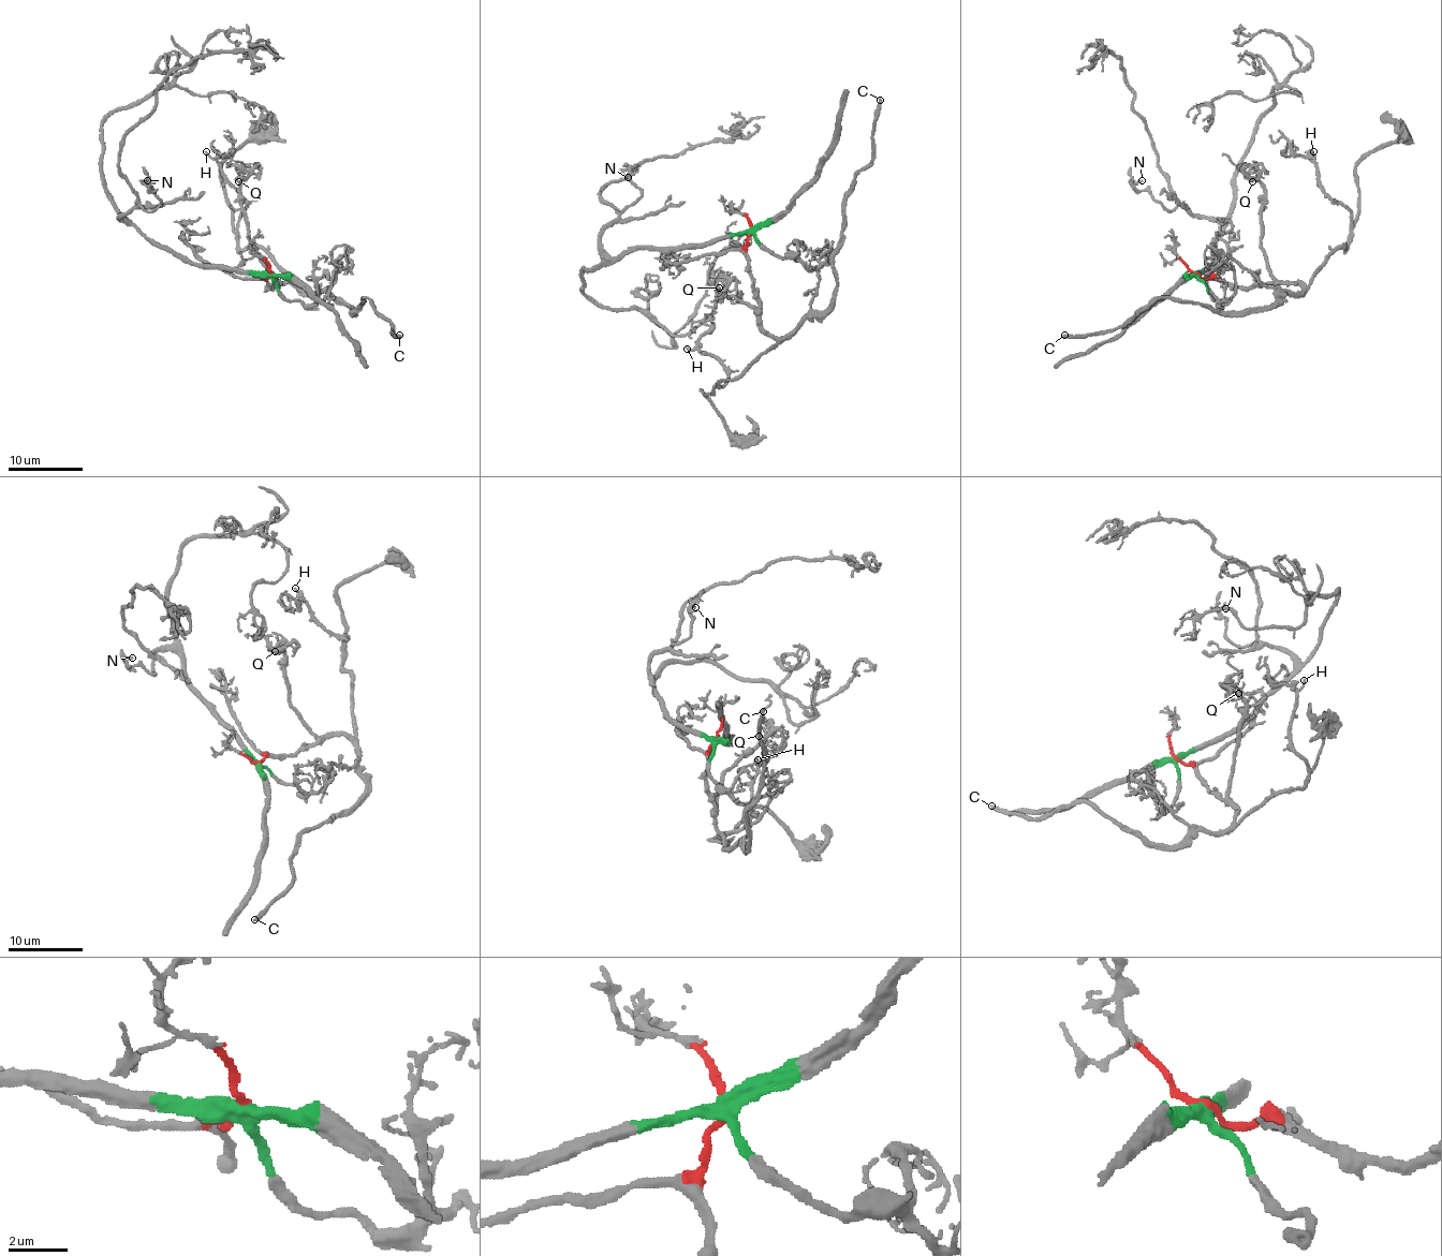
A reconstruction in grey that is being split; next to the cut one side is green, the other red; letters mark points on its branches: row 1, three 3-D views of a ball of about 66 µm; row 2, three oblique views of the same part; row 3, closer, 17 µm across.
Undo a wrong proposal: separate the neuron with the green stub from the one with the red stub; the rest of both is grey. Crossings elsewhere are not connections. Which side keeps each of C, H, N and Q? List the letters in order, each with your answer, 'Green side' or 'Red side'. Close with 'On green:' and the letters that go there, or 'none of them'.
C: Red side
H: Red side
N: Green side
Q: Red side
On green: N

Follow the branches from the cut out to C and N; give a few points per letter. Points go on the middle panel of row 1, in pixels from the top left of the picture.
C: (751, 230), (746, 260), (759, 324), (791, 335), (828, 307), (836, 287), (845, 193), (871, 161), (881, 99)
N: (751, 230), (611, 256), (600, 234), (641, 193), (628, 171), (622, 172), (628, 178)

